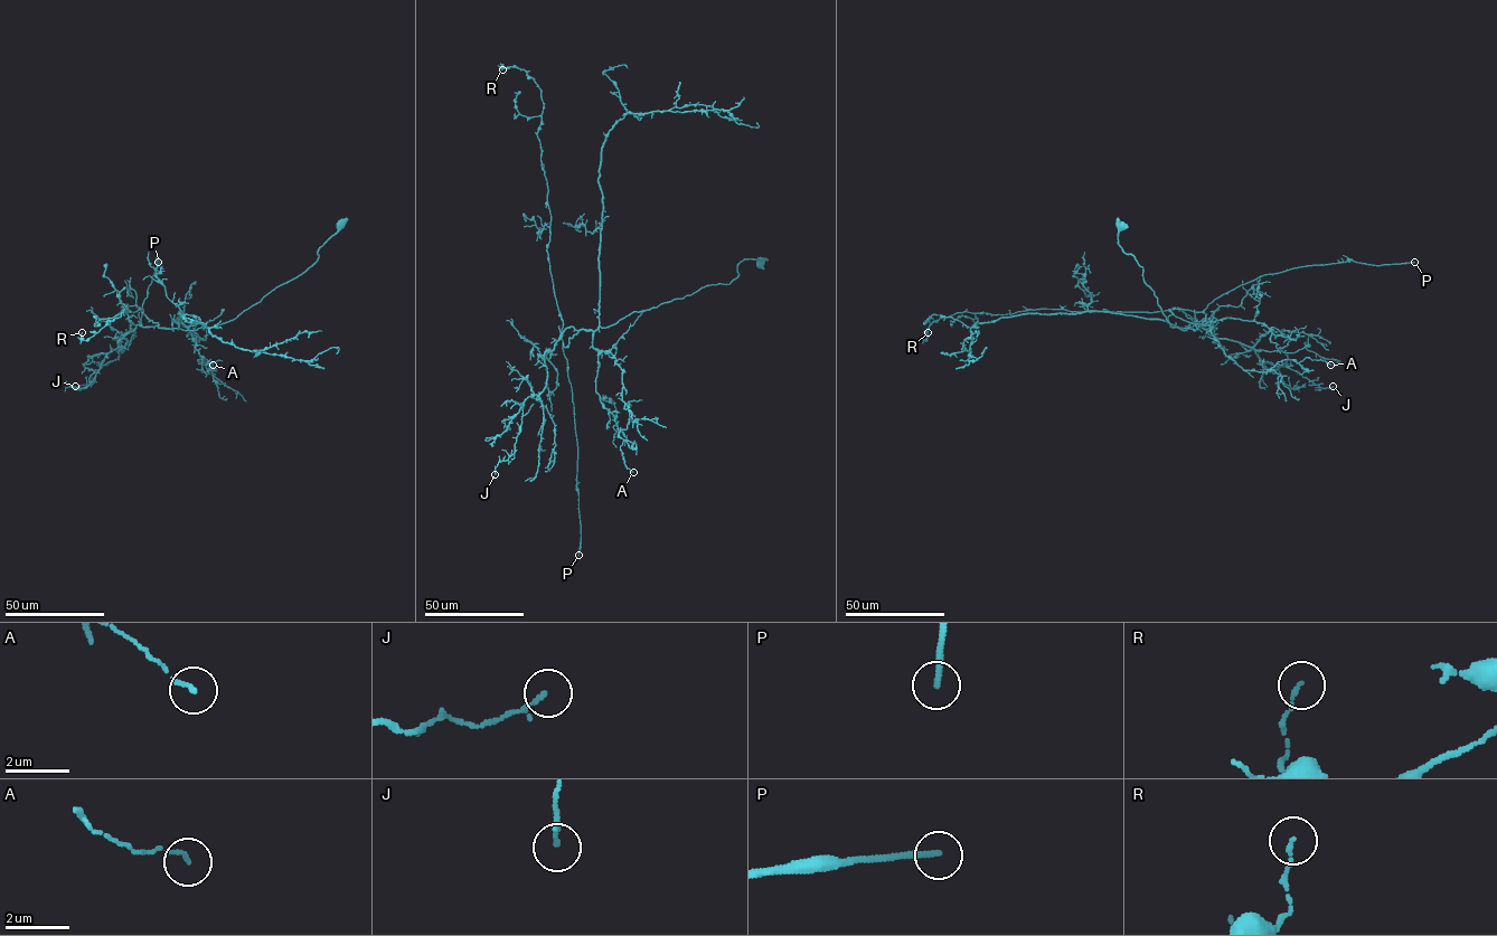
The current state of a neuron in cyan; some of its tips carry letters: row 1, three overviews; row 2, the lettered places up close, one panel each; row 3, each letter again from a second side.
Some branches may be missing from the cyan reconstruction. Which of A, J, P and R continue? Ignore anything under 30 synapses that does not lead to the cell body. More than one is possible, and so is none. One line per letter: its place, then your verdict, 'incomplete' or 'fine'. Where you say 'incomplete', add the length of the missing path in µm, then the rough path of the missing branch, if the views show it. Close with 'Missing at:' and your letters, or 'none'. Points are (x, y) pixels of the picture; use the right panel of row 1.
A: at (1330, 365); fine
J: at (1333, 386); fine
P: at (1414, 262); incomplete; about 120 µm are missing
R: at (928, 332); fine
Missing at: P

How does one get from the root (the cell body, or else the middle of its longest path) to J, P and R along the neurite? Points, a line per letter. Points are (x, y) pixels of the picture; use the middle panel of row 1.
J: (761, 263), (606, 327), (567, 327), (495, 474)
P: (761, 263), (744, 258), (728, 284), (707, 285), (606, 327), (580, 330), (563, 344), (577, 448), (578, 555)
R: (761, 263), (744, 258), (728, 284), (580, 330), (564, 347), (546, 251), (542, 92), (524, 69), (502, 69)

